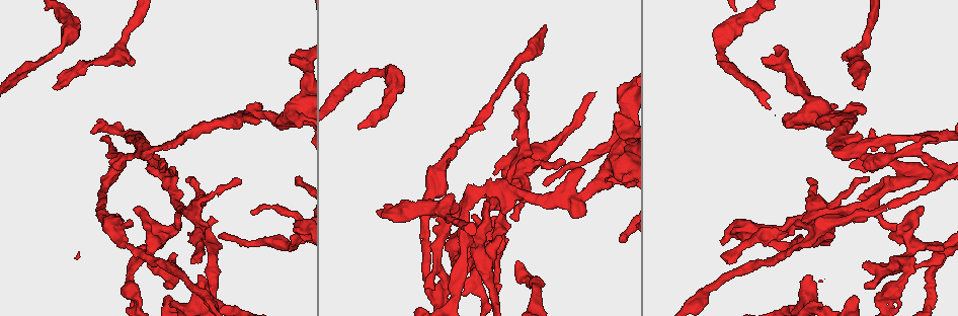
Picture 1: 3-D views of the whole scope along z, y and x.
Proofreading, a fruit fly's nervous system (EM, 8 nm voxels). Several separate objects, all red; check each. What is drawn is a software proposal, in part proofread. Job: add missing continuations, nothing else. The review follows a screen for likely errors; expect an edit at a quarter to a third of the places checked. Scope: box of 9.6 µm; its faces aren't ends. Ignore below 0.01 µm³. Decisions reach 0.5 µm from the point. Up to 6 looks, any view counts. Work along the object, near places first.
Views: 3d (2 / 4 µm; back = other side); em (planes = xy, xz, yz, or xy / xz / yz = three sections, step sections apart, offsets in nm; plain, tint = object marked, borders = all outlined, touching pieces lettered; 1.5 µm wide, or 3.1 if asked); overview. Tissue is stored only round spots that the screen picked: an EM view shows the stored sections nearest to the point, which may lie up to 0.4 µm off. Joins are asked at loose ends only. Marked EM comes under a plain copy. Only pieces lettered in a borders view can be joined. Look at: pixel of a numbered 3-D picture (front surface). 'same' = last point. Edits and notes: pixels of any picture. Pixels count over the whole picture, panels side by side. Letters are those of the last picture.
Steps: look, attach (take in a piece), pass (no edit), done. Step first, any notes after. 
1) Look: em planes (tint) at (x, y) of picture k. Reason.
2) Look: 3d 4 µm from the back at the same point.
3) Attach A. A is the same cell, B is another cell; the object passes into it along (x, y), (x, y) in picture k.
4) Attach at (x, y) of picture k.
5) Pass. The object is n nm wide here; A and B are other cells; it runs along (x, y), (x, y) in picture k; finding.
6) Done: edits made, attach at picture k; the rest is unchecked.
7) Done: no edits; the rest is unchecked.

Look: 3d 2 µm at (942, 246) of picture 1. Branch stops here.

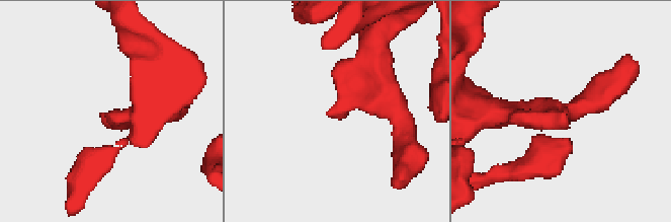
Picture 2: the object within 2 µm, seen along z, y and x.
Look: em yz step 4 (tint) at (563, 118) of picture 2.

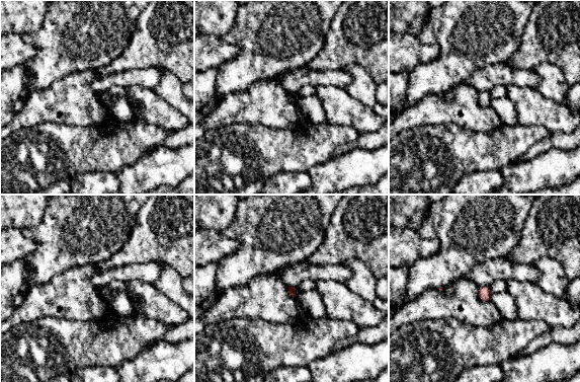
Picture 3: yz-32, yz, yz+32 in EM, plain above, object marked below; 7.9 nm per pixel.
Look: em planes (borders) at the same point.

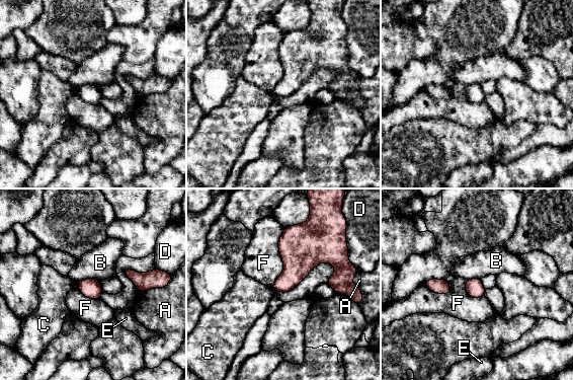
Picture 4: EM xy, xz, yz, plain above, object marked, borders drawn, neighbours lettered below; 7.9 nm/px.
Pass. A, B, C, D, E and F are other cells; a border runs along (99, 280), (80, 279), (77, 281) in picture 4; none of them fits.

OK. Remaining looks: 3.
Look: em xz step 4 (borders) at (376, 211) of picture 1. Branch stops here.

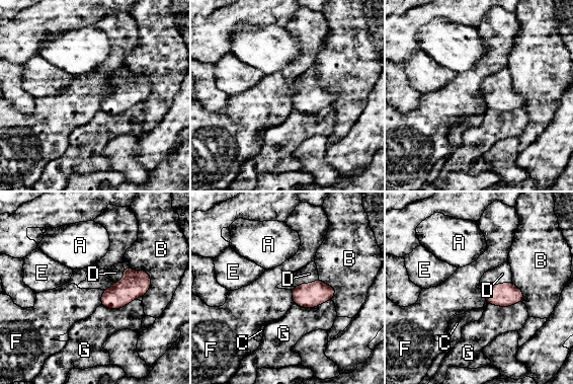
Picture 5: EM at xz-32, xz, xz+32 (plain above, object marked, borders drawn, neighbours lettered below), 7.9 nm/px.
Attach D. D is the same cell, A, B, C, E, F and G are other cells; the object passes into it along (504, 295), (497, 285), (502, 274) in picture 5; the neuron continues.

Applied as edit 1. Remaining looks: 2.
Done: edits made, attach at picture 5; the rest is unchecked.

